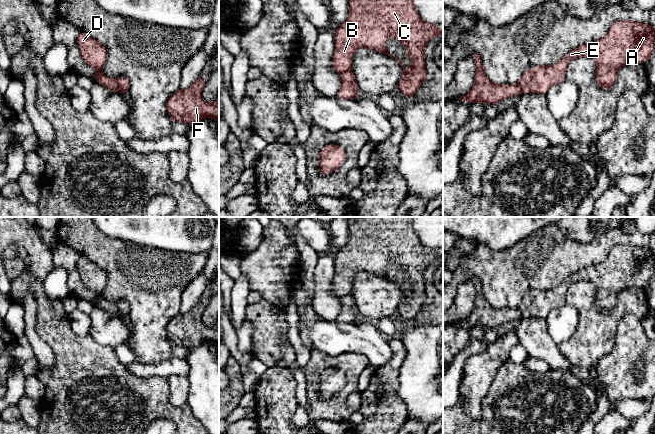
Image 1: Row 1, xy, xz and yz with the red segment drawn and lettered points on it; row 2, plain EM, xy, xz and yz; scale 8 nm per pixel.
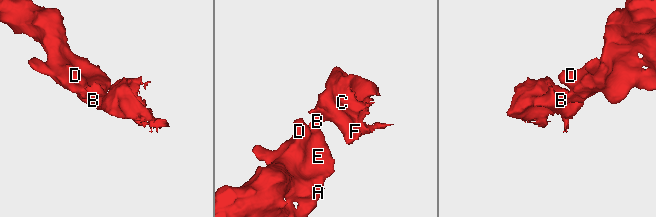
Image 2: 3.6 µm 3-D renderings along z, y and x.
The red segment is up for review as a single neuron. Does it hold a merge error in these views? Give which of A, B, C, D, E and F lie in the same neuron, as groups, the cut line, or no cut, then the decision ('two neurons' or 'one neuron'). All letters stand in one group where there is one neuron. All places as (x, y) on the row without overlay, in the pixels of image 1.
A D E / B C F | xy (113, 303), (121, 316) | two neurons

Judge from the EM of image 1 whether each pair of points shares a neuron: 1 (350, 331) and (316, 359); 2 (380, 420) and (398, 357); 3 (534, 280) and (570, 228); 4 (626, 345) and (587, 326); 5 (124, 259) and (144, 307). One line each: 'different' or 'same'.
1: different
2: same
3: different
4: different
5: same

